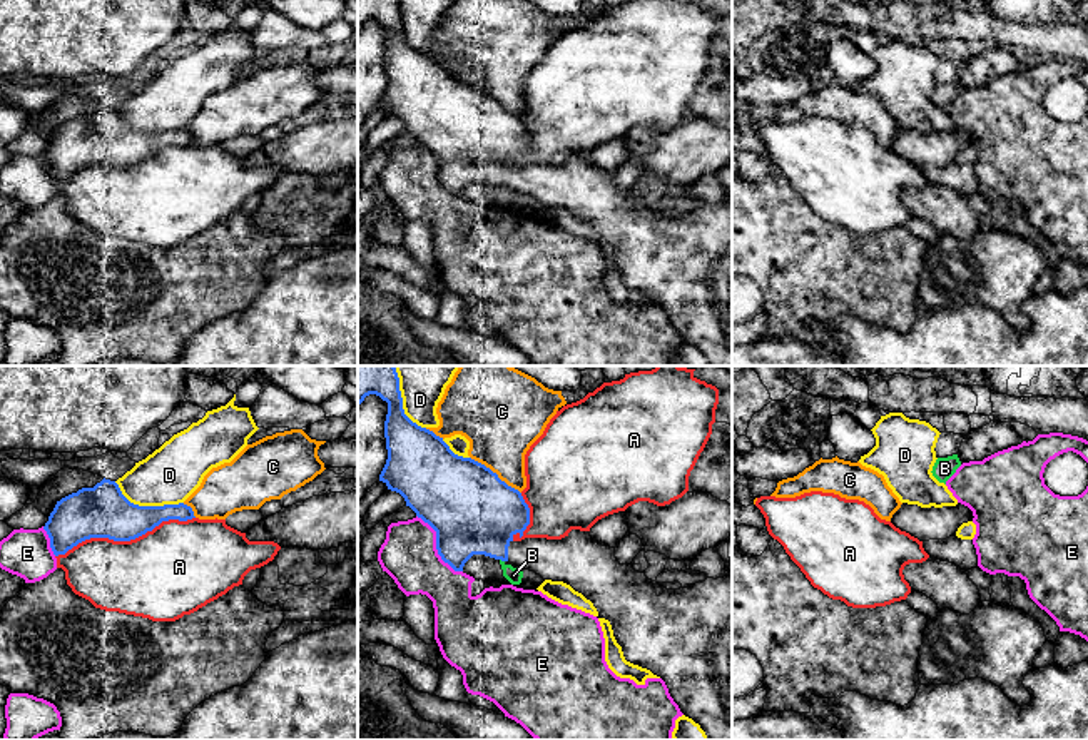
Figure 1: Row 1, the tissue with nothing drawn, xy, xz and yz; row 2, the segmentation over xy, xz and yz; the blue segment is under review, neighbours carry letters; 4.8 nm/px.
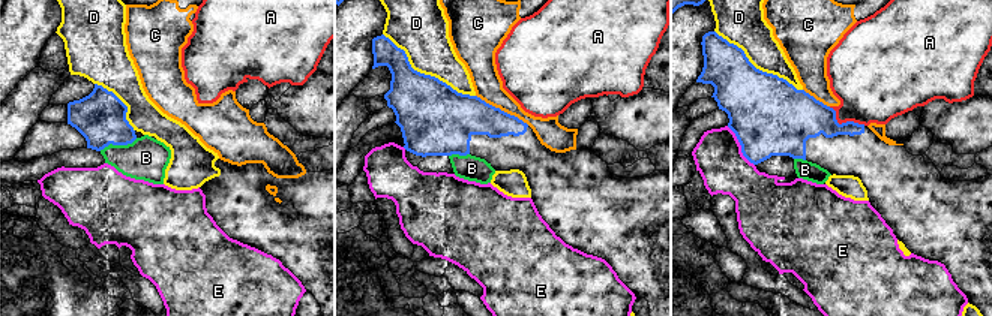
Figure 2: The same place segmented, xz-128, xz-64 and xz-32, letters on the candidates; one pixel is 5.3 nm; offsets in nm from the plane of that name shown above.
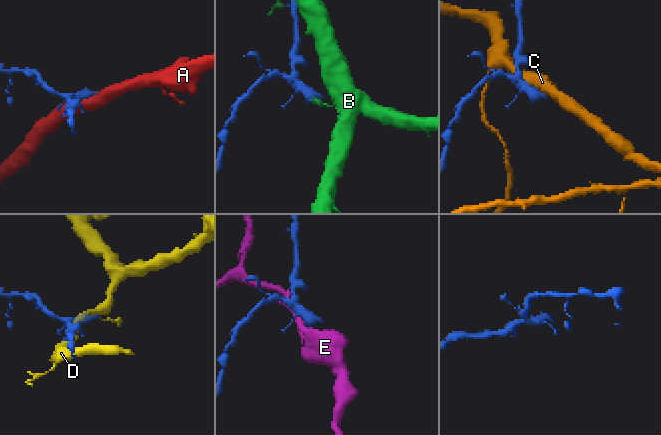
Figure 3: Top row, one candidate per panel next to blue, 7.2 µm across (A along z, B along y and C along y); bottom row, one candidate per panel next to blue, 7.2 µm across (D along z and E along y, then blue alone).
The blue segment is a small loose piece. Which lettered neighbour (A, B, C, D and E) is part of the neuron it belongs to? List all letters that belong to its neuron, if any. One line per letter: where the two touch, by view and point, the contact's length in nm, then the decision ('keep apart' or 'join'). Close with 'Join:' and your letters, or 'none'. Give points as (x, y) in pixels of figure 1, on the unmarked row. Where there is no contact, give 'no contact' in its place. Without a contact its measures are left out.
A: contact xy (124, 166); length 700 nm; keep apart
B: contact xz (502, 186); length 30 nm; keep apart
C: contact xz (495, 99); length 300 nm; keep apart
D: contact xy (147, 132); length 360 nm; keep apart
E: contact xz (437, 172); length 360 nm; keep apart
Join: none

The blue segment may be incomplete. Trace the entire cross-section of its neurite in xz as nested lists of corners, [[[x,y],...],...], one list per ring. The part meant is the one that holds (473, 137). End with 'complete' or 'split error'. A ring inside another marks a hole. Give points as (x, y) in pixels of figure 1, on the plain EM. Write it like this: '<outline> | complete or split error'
[[[358,0],[358,32],[369,20],[388,28],[384,47],[388,85],[379,107],[399,119],[406,132],[436,157],[436,175],[445,189],[455,197],[463,197],[473,180],[485,180],[535,197],[543,205],[570,210],[593,229],[597,244],[610,247],[625,286],[660,302],[680,337],[700,351],[707,366],[732,366],[732,202],[707,204],[687,214],[667,215],[648,205],[645,199],[635,197],[632,190],[620,190],[615,174],[598,170],[588,157],[572,155],[562,165],[523,165],[523,157],[530,150],[530,134],[521,119],[485,90],[455,80],[443,63],[413,48],[403,35],[398,0]]] | split error

